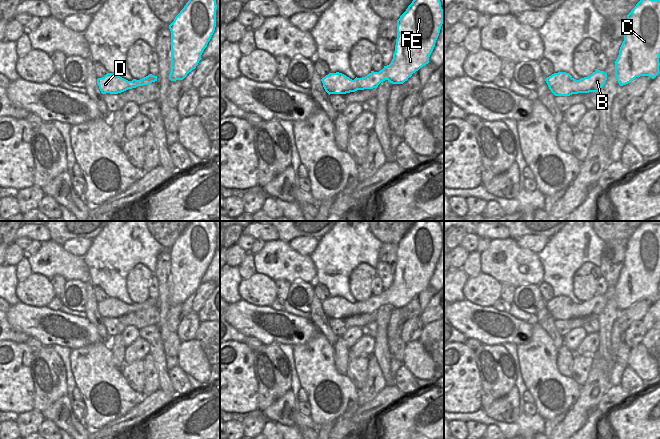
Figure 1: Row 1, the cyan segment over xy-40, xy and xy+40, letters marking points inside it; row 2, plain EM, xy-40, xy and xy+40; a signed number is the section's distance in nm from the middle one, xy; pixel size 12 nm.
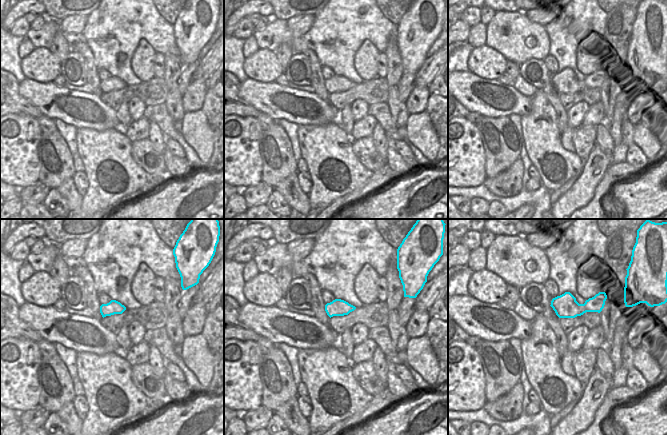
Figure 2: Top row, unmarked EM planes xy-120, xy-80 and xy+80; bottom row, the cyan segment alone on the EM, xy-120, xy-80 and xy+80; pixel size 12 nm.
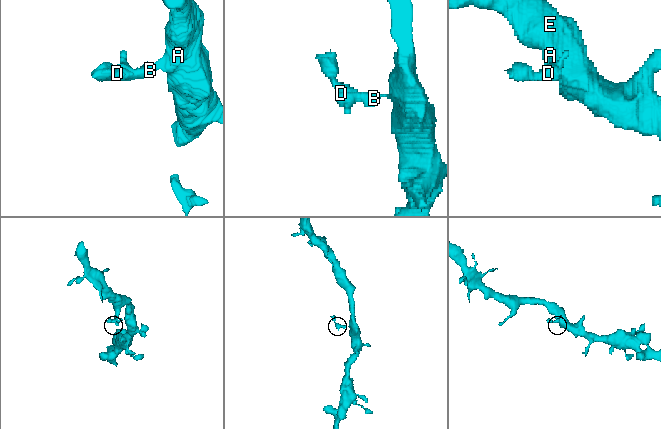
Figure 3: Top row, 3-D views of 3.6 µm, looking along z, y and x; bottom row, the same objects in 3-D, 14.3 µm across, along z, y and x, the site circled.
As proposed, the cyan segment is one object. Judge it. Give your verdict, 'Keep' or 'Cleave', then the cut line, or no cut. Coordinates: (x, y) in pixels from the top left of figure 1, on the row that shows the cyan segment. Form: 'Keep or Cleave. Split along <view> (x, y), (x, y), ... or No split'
Keep. No split.

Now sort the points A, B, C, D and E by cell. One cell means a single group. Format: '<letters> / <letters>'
A B C D E

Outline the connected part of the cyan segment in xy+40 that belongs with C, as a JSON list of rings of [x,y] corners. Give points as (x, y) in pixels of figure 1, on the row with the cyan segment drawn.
[[[640,0],[627,15],[624,41],[615,63],[620,86],[640,76],[654,79],[659,72],[660,0]]]

